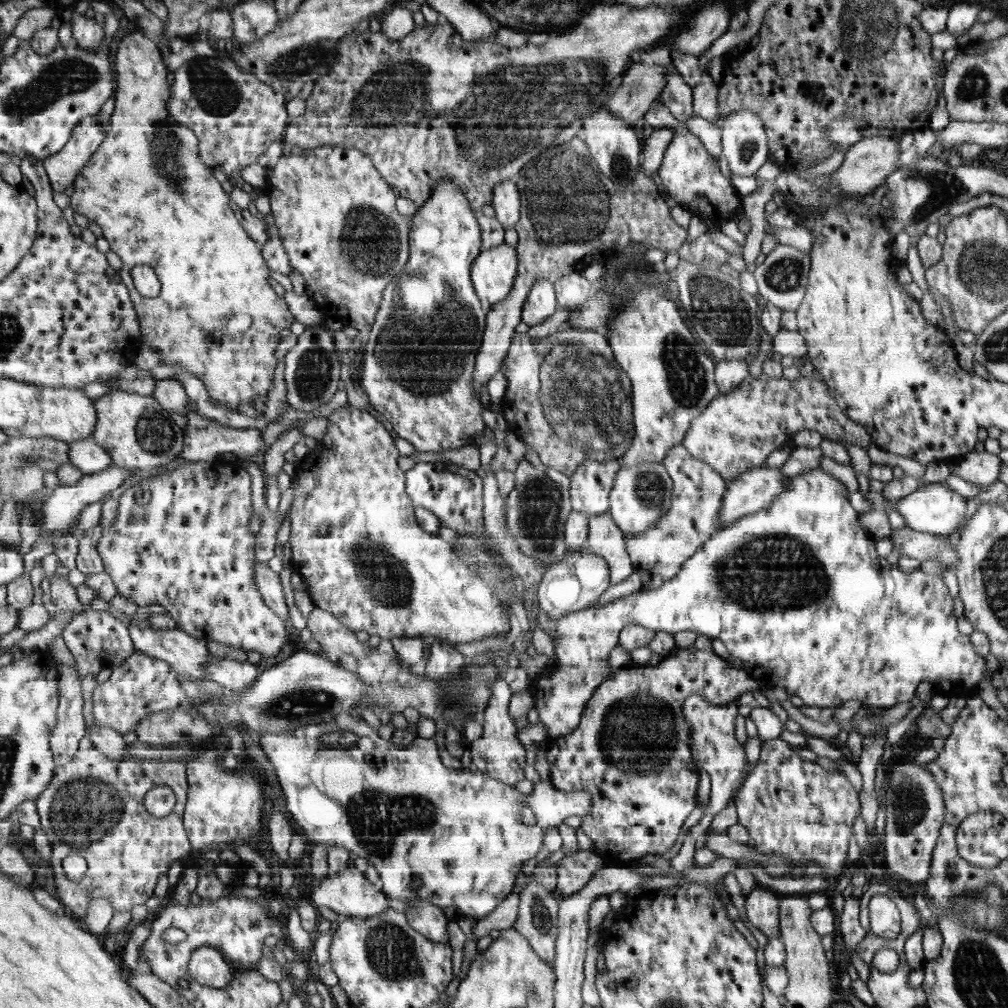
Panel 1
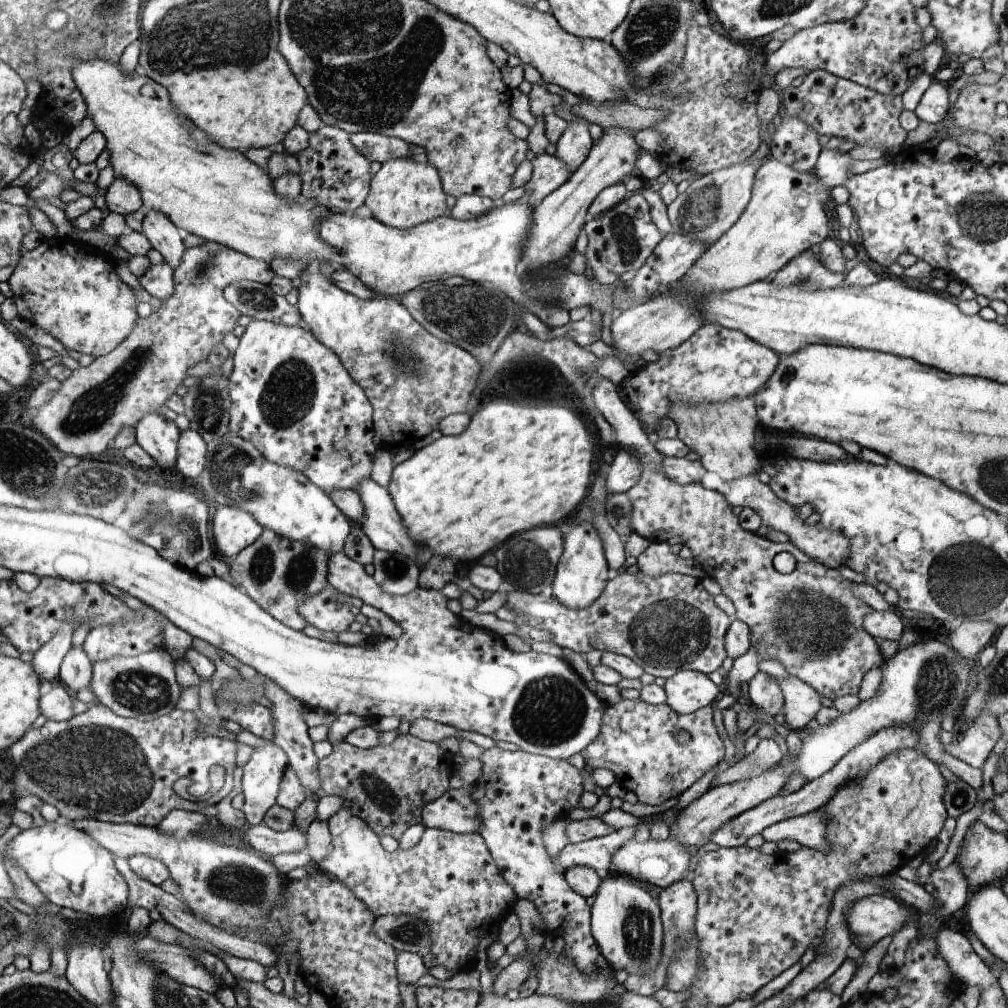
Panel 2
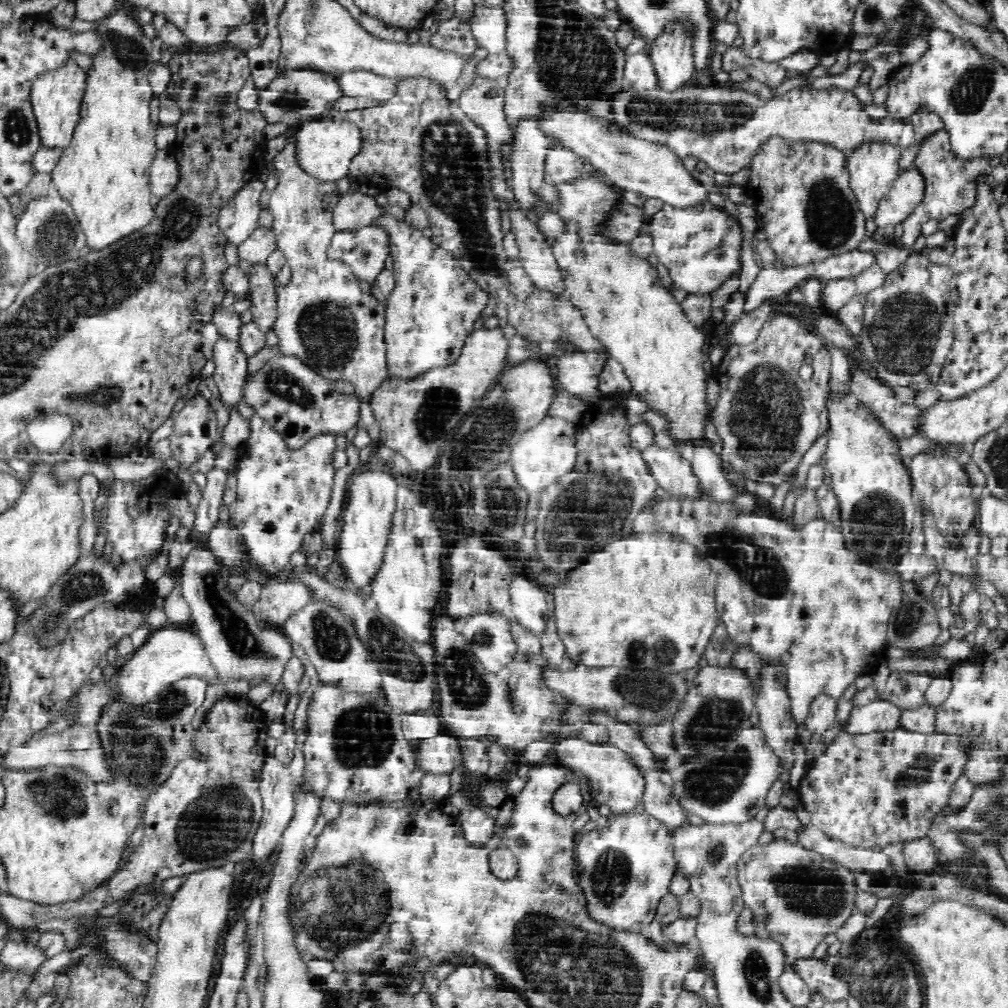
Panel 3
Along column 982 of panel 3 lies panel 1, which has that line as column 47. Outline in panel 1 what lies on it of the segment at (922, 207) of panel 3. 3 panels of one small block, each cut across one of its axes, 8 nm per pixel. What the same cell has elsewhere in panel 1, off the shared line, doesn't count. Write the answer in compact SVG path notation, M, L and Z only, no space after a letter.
M95 114L85 118L75 128L73 138L61 152L43 160L55 192L65 192L65 188L77 182L77 178L81 176L79 170L85 168L87 160L95 154L95 150L101 146L103 140L105 140L105 132L101 132L101 124Z

